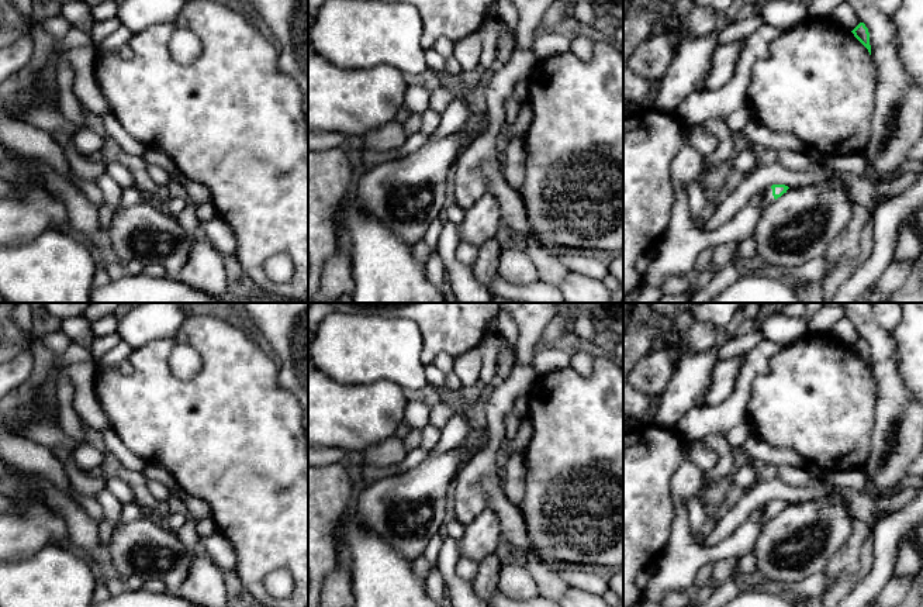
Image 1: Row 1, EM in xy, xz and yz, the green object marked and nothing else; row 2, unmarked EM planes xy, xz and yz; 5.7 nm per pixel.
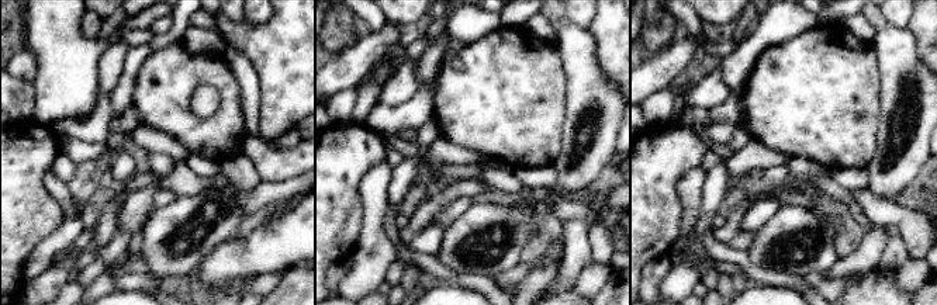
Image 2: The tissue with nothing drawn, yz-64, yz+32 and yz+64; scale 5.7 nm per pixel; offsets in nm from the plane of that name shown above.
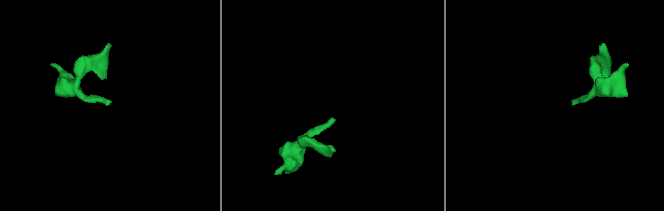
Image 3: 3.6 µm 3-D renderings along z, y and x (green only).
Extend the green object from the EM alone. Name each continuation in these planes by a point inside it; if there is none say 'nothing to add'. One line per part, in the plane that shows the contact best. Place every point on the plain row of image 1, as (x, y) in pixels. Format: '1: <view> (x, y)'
1: yz (767, 514)

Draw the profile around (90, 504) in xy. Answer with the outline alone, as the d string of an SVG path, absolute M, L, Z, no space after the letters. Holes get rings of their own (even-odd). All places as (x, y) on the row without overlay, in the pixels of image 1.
M72 486L72 497L77 504L83 507L83 510L97 525L101 525L101 522L104 521L104 513L96 497L84 496L73 486Z

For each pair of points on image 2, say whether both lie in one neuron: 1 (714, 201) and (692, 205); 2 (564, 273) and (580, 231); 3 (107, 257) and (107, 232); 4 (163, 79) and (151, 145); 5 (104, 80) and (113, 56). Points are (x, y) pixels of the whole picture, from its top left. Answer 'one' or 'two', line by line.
1: two
2: one
3: two
4: two
5: one

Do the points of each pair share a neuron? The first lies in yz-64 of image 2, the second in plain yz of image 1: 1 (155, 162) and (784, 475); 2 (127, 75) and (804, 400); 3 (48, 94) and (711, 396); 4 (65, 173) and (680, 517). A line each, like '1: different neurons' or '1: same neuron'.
1: same neuron
2: different neurons
3: different neurons
4: same neuron

